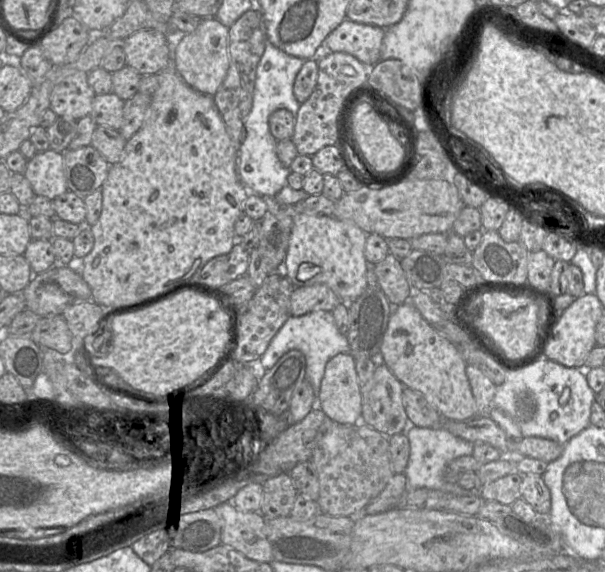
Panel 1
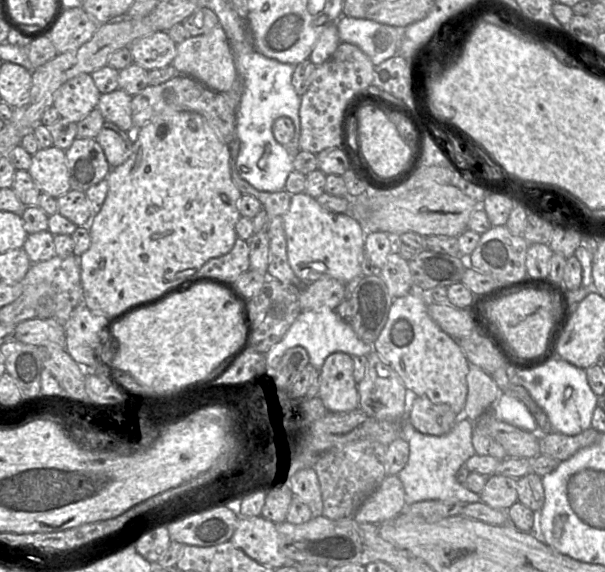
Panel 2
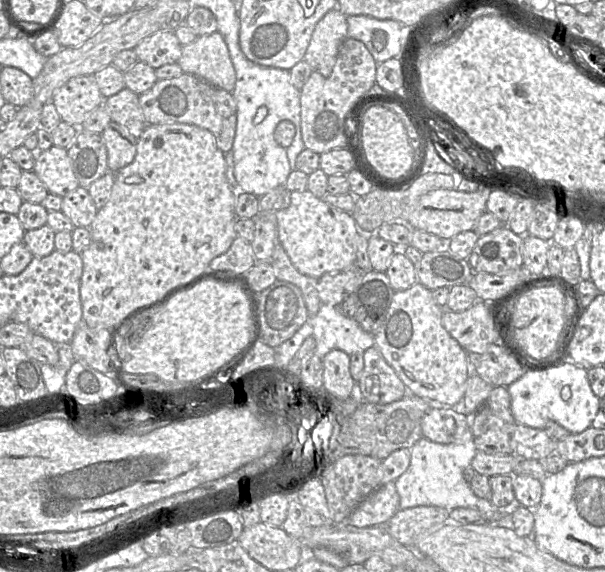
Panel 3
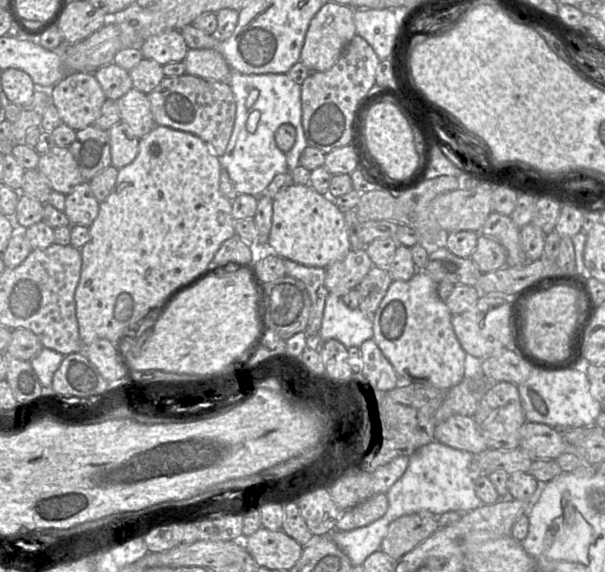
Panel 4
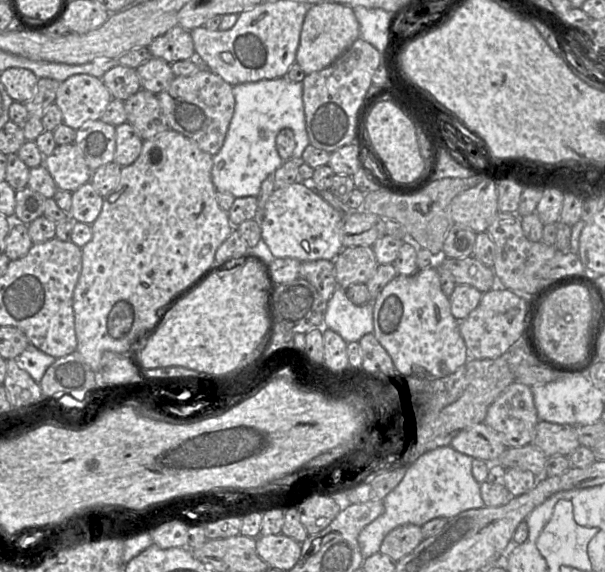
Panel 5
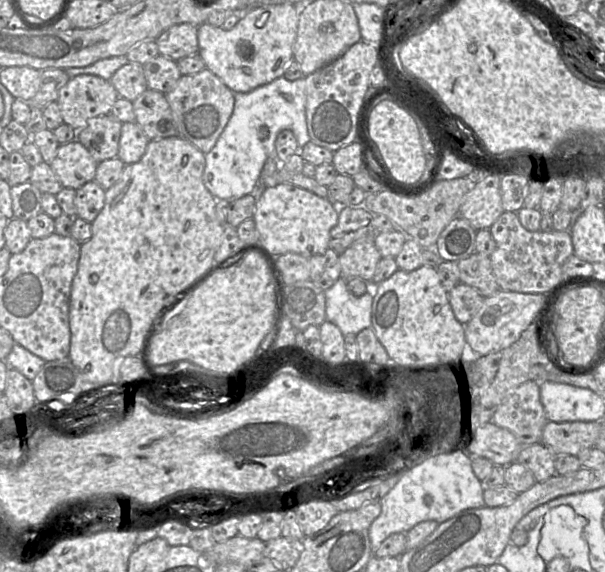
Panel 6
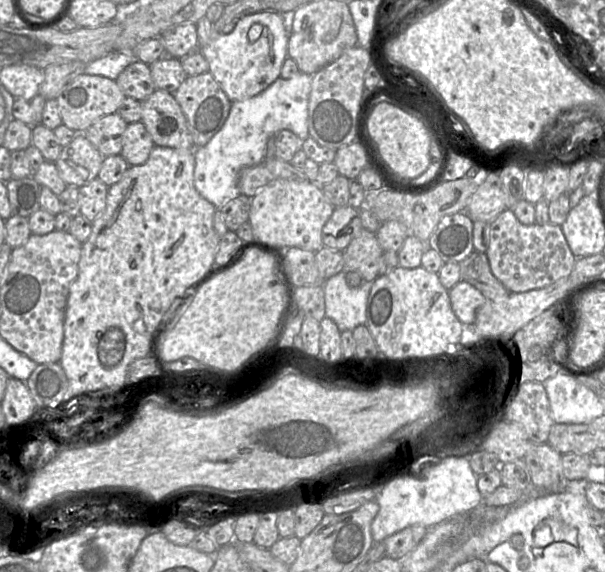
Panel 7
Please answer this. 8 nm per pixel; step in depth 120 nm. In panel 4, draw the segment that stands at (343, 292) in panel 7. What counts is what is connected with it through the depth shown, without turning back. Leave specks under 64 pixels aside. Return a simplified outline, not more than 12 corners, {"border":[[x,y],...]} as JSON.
{"border":[[328,294],[319,335],[347,349],[373,338],[373,316]]}

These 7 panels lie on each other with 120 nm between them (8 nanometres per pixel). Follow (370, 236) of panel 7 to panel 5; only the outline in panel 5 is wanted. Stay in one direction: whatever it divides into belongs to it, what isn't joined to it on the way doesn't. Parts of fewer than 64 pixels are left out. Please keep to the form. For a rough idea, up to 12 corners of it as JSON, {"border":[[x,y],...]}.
{"border":[[371,247],[343,248],[337,287],[366,284],[378,266]]}

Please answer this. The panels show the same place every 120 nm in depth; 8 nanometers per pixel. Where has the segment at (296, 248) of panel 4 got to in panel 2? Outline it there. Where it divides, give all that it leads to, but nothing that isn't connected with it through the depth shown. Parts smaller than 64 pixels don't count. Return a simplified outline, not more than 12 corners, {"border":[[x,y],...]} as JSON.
{"border":[[305,192],[283,218],[302,285],[362,276],[365,230]]}

